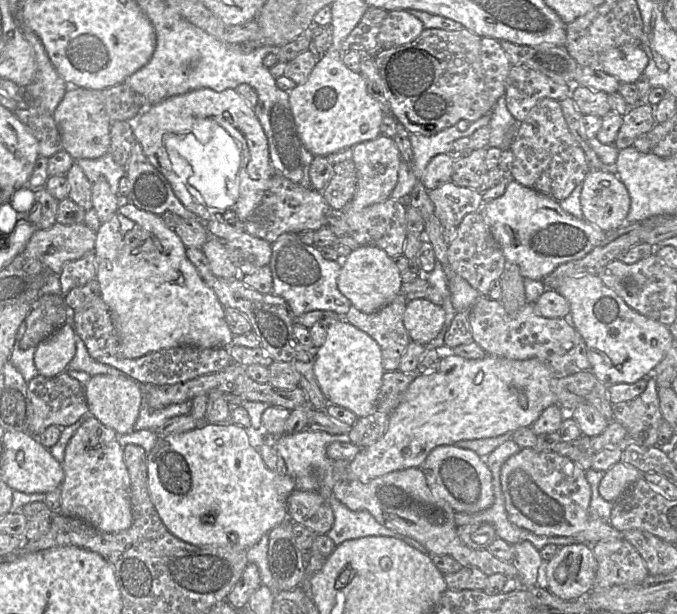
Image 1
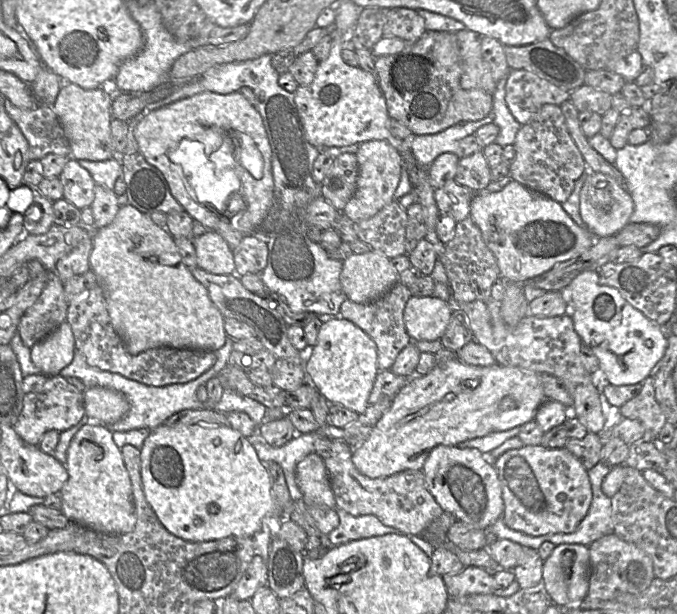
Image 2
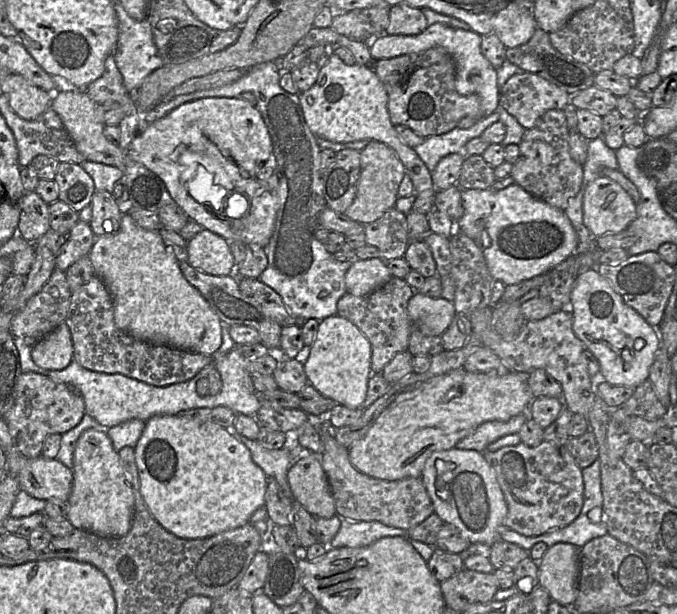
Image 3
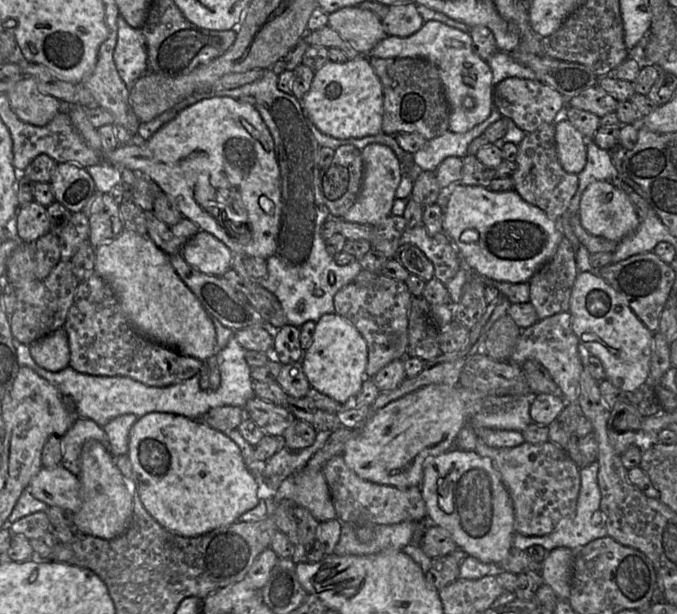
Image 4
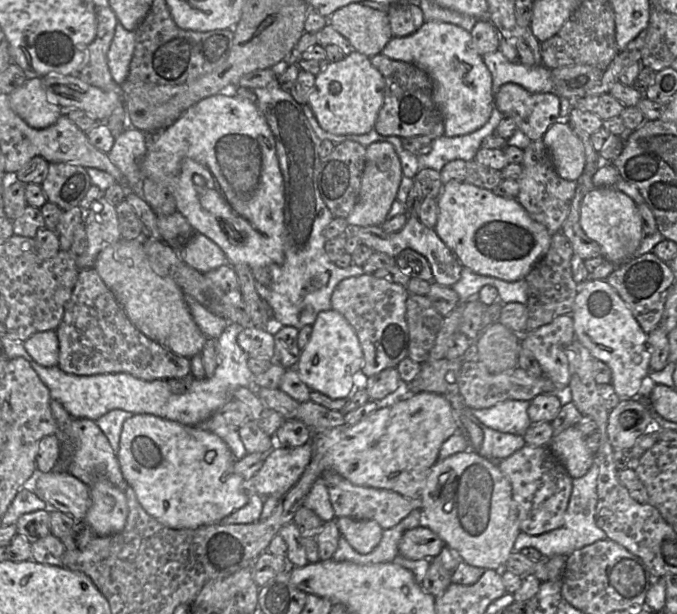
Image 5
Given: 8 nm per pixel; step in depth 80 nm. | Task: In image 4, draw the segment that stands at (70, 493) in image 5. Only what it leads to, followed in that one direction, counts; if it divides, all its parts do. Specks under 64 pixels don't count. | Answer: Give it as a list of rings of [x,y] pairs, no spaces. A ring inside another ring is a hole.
[[[62,465],[42,467],[26,487],[38,500],[77,512],[81,506],[81,483],[78,476]]]

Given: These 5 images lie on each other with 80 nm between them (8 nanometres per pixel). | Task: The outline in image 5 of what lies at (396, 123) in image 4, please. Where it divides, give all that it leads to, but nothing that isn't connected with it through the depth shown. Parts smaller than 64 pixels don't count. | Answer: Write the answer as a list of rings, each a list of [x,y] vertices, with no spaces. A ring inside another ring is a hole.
[[[382,54],[370,57],[370,61],[380,72],[385,82],[384,100],[373,130],[382,136],[399,138],[426,136],[434,140],[444,135],[444,119],[433,101],[433,83],[428,73],[412,63],[392,60]]]

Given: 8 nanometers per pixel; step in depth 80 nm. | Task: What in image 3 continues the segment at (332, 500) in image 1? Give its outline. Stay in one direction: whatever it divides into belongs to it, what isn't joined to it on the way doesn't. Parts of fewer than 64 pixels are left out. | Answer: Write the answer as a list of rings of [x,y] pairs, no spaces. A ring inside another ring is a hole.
[[[339,516],[340,529],[333,537],[329,548],[363,547],[387,536],[407,536],[407,531],[397,527],[387,526],[379,521],[349,520]]]

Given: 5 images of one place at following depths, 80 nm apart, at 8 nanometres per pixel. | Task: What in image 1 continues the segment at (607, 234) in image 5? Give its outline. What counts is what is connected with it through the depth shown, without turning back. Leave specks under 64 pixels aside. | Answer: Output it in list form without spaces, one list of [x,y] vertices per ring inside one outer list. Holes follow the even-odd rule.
[[[590,170],[582,182],[580,203],[584,220],[609,232],[626,223],[630,196],[612,170]]]

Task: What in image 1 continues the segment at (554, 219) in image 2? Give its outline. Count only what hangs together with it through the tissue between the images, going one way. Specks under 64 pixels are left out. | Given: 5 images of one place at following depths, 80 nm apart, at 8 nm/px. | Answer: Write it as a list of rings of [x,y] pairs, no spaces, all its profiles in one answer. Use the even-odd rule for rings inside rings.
[[[512,180],[505,193],[484,202],[482,213],[507,263],[518,266],[525,279],[543,280],[559,265],[579,260],[605,238],[606,232],[565,212],[558,201]]]

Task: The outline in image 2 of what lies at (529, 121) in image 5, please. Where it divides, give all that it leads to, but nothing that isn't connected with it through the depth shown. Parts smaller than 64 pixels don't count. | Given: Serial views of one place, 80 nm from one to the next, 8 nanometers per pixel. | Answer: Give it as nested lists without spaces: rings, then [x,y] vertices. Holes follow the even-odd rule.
[[[513,69],[505,85],[506,103],[513,117],[523,126],[545,104],[561,106],[570,99],[570,92],[552,84],[537,74],[525,69]]]

